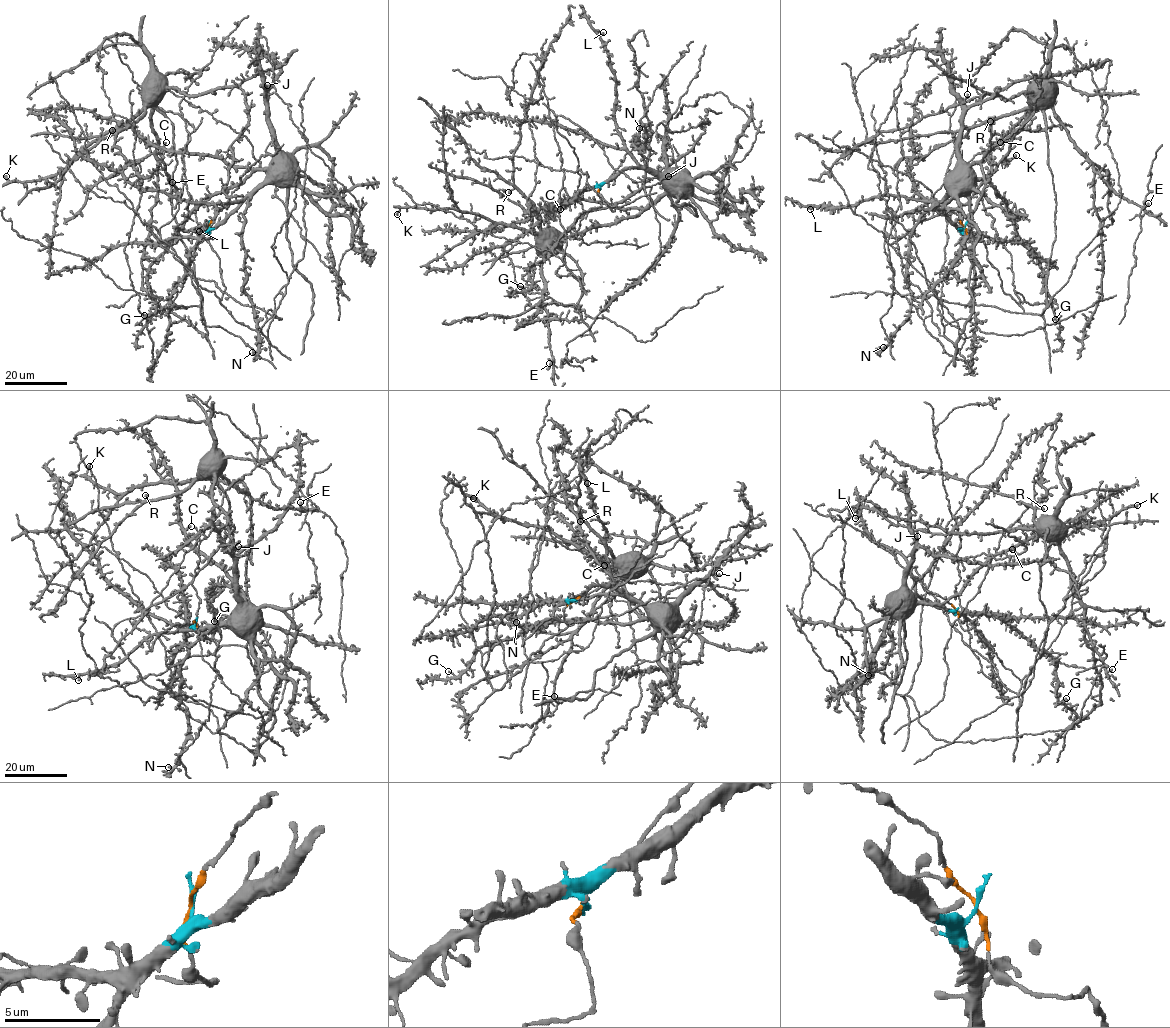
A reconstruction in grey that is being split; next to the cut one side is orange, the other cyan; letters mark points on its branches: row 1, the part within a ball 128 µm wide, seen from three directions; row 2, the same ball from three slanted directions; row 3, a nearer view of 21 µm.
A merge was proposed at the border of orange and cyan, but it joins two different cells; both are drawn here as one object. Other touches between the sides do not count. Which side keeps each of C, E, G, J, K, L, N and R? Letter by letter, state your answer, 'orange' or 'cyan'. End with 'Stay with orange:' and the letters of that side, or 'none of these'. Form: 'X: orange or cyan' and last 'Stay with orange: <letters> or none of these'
C: cyan
E: orange
G: cyan
J: cyan
K: orange
L: cyan
N: cyan
R: orange
Stay with orange: E, K, R

